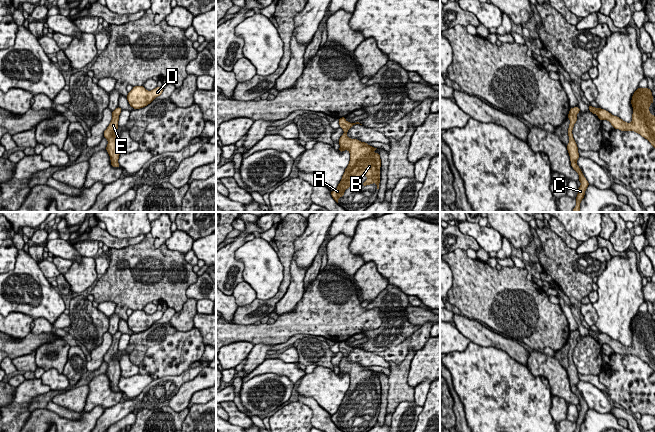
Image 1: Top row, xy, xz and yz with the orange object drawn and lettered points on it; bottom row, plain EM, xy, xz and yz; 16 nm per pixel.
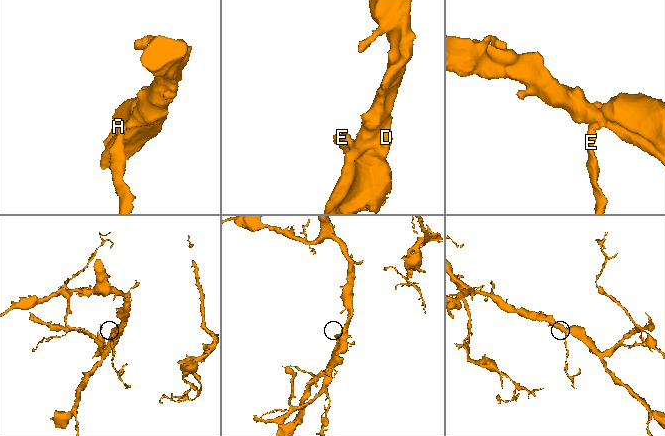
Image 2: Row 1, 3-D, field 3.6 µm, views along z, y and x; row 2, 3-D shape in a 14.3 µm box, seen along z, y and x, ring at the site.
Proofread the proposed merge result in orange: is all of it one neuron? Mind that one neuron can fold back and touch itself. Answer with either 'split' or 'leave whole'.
leave whole

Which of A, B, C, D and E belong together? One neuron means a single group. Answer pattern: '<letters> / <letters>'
A B C D E

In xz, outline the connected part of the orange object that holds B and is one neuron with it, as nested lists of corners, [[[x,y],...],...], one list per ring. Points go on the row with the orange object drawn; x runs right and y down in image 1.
[[[345,117],[339,118],[340,128],[344,130],[344,134],[339,139],[339,151],[343,152],[344,150],[348,150],[350,152],[350,161],[337,188],[331,191],[331,195],[337,203],[338,198],[343,197],[346,189],[351,186],[358,186],[359,179],[362,175],[368,178],[363,182],[362,186],[375,183],[377,189],[379,189],[380,155],[373,152],[377,148],[347,136],[347,131],[355,124],[360,123],[349,123],[345,120]]]

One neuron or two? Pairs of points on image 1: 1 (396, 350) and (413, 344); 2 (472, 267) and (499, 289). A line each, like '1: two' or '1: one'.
1: one
2: one

